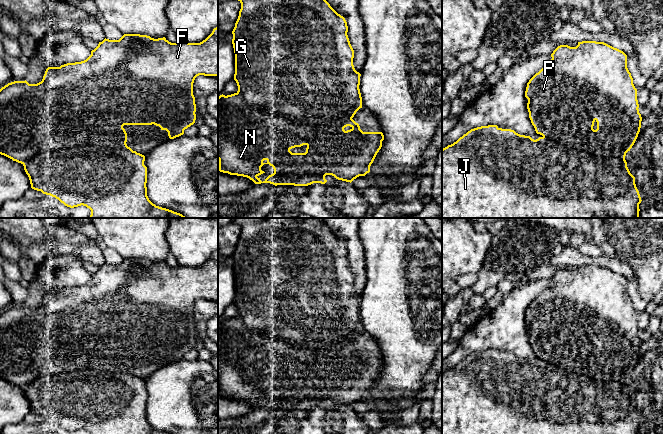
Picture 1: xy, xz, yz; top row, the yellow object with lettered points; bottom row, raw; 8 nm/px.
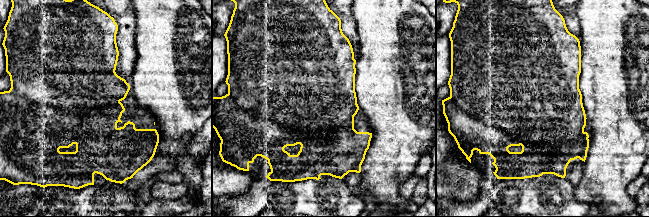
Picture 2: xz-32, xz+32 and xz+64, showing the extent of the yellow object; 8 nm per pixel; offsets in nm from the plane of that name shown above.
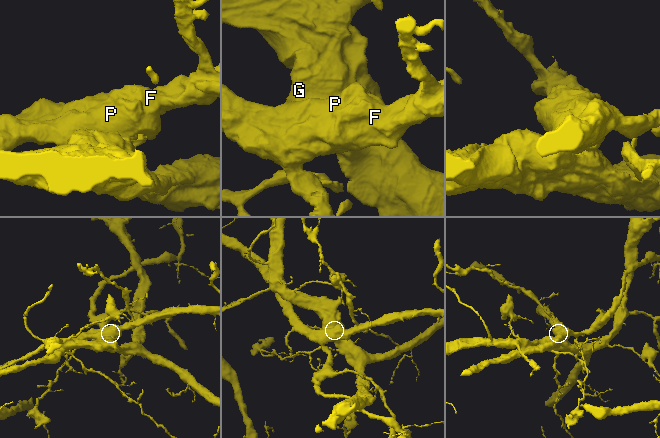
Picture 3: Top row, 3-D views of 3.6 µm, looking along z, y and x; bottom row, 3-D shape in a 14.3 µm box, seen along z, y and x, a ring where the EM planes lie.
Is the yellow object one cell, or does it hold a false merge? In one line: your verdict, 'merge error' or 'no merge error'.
merge error

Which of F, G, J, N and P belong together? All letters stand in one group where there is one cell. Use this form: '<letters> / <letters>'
F N P / G J

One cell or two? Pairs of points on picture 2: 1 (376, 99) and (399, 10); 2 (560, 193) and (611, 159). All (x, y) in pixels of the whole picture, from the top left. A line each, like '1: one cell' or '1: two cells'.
1: one cell
2: two cells

